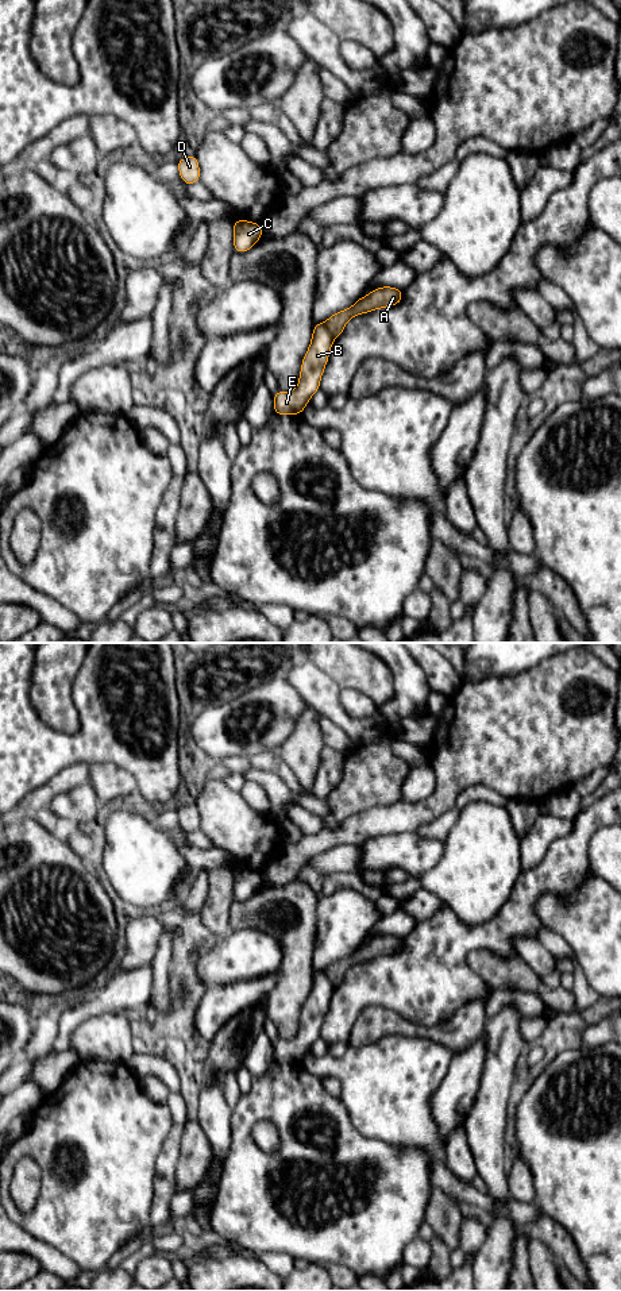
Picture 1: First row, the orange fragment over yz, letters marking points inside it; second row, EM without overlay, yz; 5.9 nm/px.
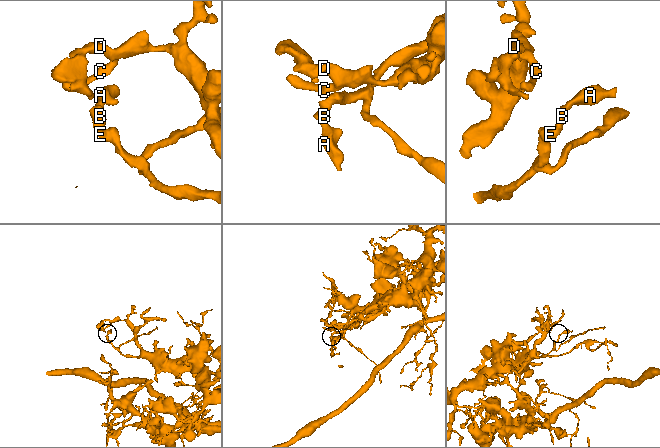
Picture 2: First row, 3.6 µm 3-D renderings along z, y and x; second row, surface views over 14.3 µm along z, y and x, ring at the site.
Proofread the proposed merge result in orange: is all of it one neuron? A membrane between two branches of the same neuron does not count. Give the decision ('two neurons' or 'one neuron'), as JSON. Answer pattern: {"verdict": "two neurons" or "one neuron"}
{"verdict": "two neurons"}

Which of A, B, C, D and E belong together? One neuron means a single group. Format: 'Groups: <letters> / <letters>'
Groups: A / B C D E

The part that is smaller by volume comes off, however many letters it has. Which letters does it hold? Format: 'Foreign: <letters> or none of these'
Foreign: A

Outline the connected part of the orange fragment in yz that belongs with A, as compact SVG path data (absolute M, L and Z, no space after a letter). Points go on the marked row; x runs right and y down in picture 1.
M390 286L377 288L367 296L360 297L352 307L333 313L324 324L329 330L332 336L338 338L342 335L344 325L351 317L366 312L373 312L378 308L393 307L401 301L402 289Z

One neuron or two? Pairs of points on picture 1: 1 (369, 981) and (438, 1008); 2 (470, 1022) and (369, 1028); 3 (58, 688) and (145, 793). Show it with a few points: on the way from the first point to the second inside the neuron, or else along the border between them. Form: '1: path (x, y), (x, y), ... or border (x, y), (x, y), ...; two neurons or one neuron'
1: path (386, 982), (412, 982), (420, 990); one neuron
2: path (444, 1032), (420, 1032), (394, 1026); one neuron
3: border (74, 675), (72, 704), (78, 729), (69, 735); two neurons

